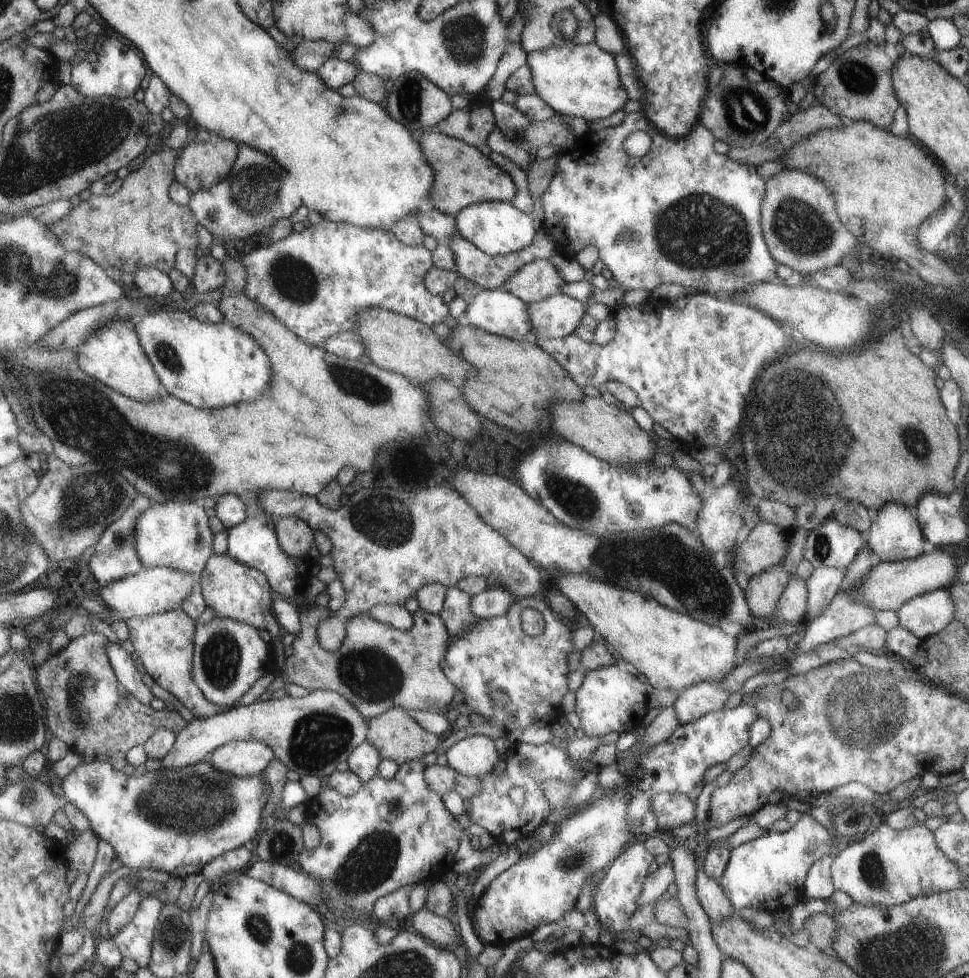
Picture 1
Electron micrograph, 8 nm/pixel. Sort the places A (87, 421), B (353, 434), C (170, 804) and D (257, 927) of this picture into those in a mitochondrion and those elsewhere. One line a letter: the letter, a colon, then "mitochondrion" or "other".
A: mitochondrion
B: other
C: mitochondrion
D: mitochondrion

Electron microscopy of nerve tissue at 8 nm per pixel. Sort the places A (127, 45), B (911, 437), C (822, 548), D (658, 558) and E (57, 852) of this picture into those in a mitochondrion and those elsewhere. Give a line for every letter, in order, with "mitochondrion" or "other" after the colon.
A: other
B: mitochondrion
C: mitochondrion
D: mitochondrion
E: other

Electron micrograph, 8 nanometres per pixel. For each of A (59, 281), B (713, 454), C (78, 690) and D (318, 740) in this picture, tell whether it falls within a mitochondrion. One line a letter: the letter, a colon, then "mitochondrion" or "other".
A: mitochondrion
B: other
C: mitochondrion
D: mitochondrion

